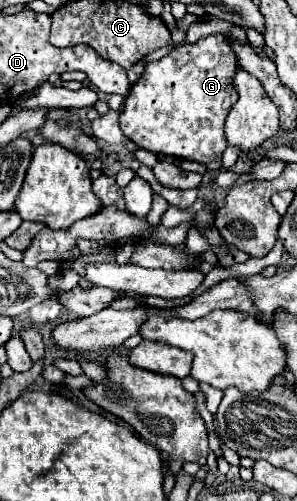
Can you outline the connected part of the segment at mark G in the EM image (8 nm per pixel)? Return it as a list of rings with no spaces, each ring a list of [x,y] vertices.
[[[212,34],[196,44],[182,44],[158,62],[150,62],[142,76],[132,84],[132,90],[124,102],[124,112],[120,114],[122,132],[138,146],[156,154],[174,156],[180,160],[200,162],[208,170],[222,168],[224,152],[224,122],[234,106],[238,94],[232,84],[236,74],[236,56],[222,34]]]

